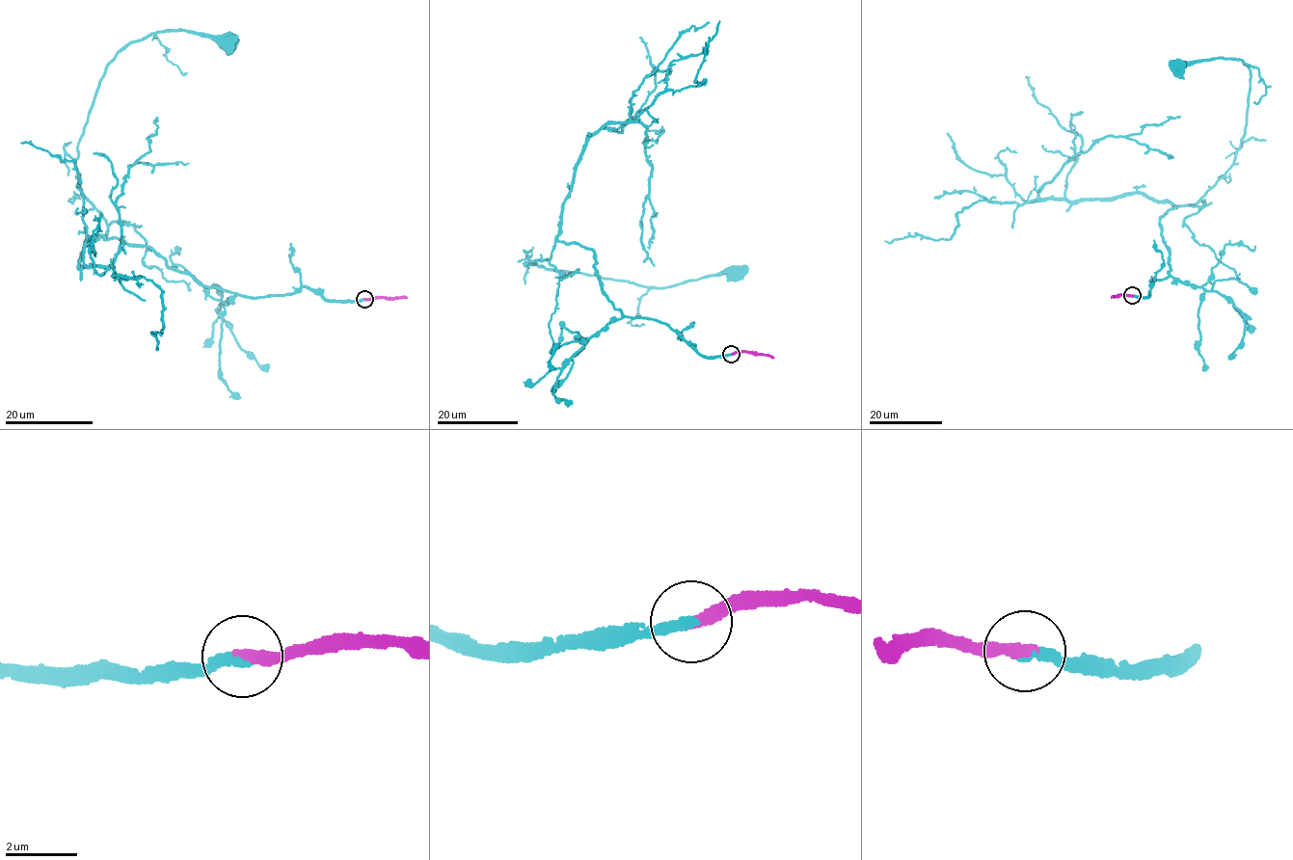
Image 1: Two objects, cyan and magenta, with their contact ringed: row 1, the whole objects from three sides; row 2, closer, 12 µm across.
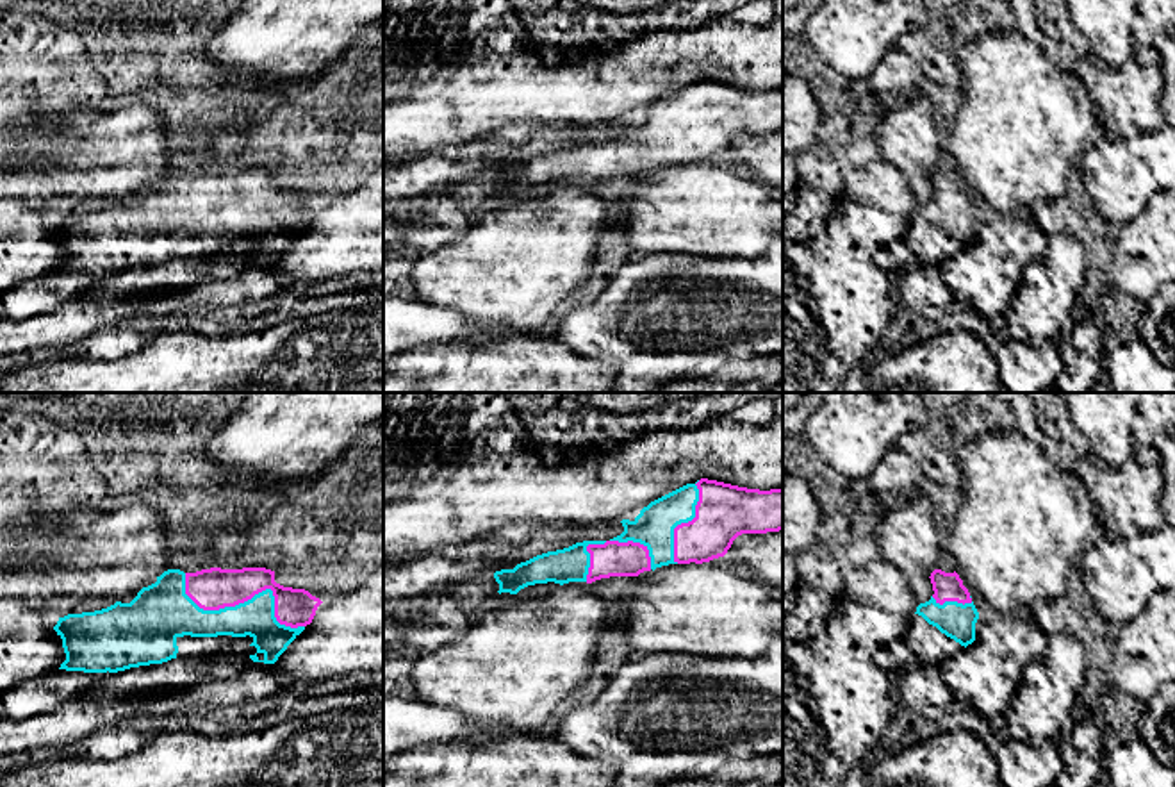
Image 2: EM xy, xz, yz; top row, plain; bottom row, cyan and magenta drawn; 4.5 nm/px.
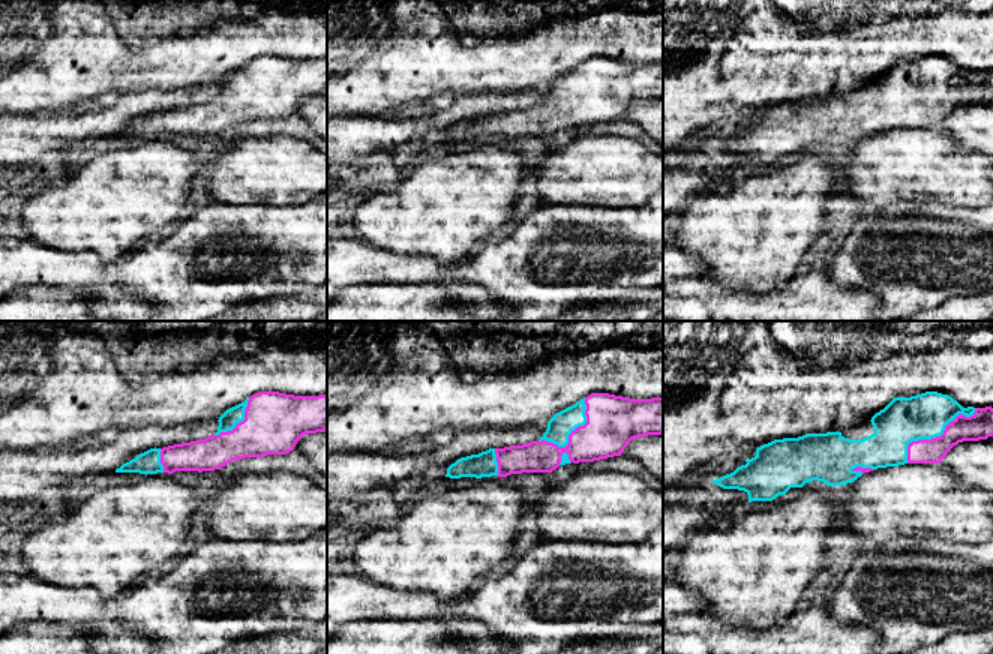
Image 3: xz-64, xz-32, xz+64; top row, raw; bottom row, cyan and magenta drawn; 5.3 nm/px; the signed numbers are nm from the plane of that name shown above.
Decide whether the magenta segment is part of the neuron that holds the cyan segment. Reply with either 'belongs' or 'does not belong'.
belongs

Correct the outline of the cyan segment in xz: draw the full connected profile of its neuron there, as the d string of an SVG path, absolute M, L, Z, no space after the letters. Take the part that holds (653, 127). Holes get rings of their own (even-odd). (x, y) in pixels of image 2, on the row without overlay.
M701 79L686 84L640 111L629 121L620 121L624 132L610 141L583 141L569 148L537 155L514 170L494 173L499 195L517 195L535 184L592 184L610 177L638 177L644 171L669 164L703 164L724 157L742 134L767 134L783 130L783 89L747 89L717 80Z

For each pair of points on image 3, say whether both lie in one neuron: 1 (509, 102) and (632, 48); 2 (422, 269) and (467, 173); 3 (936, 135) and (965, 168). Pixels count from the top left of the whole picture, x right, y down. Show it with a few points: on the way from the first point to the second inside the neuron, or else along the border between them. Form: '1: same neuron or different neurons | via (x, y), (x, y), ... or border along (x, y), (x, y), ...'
1: different neurons | border along (546, 87), (521, 89), (506, 95)
2: different neurons | border along (393, 252), (432, 257), (441, 264), (462, 261)
3: same neuron | via (939, 143), (957, 161)

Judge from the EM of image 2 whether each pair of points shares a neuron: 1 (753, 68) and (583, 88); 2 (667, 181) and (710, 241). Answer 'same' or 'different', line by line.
1: same
2: same

